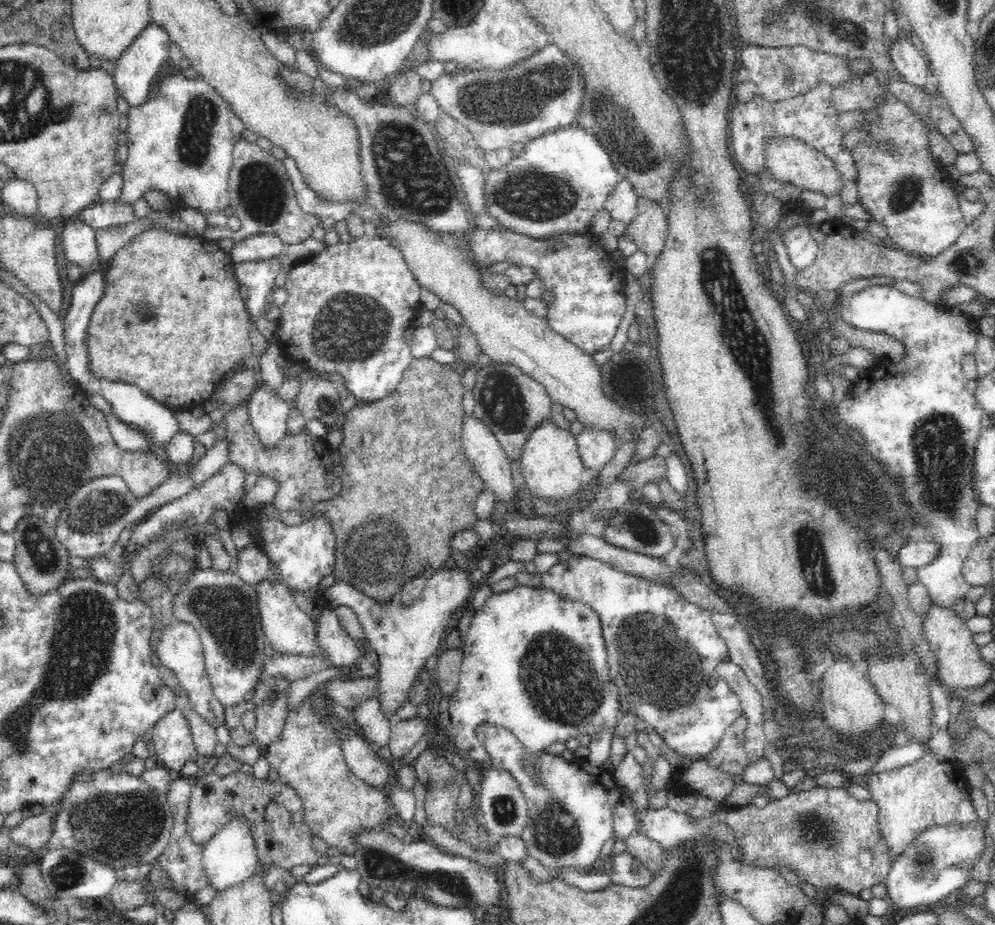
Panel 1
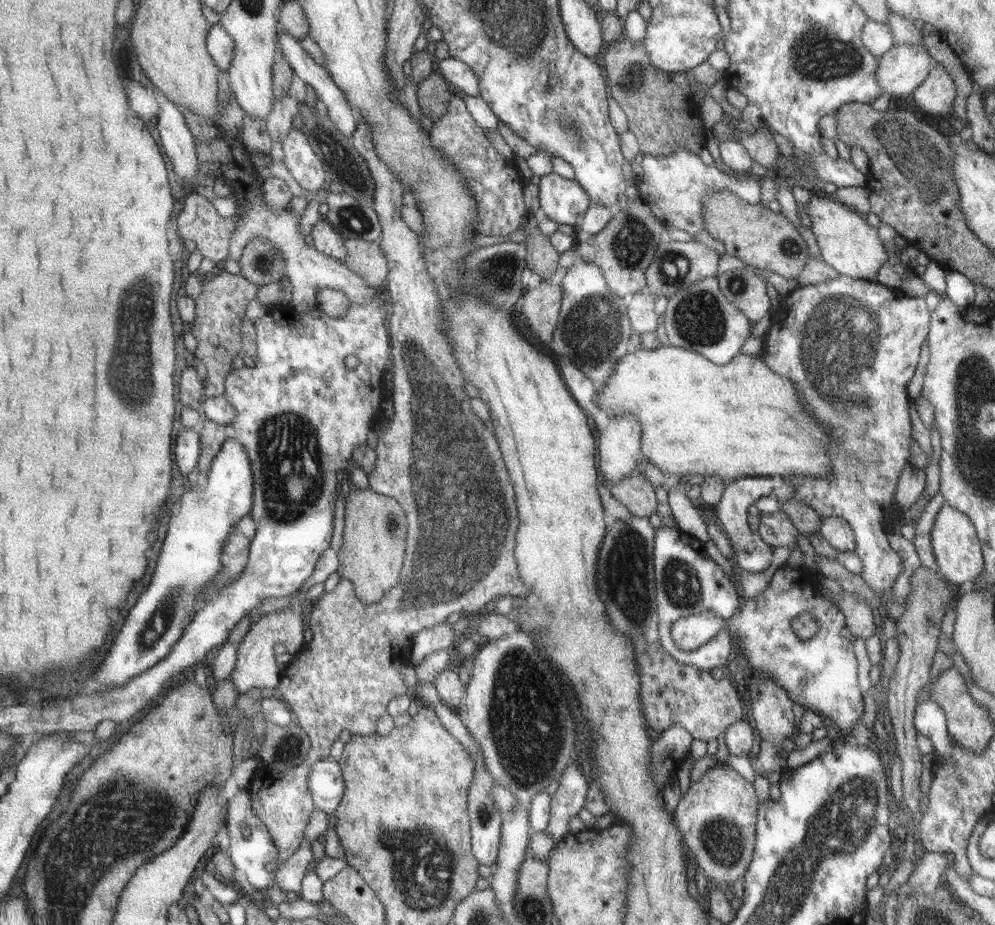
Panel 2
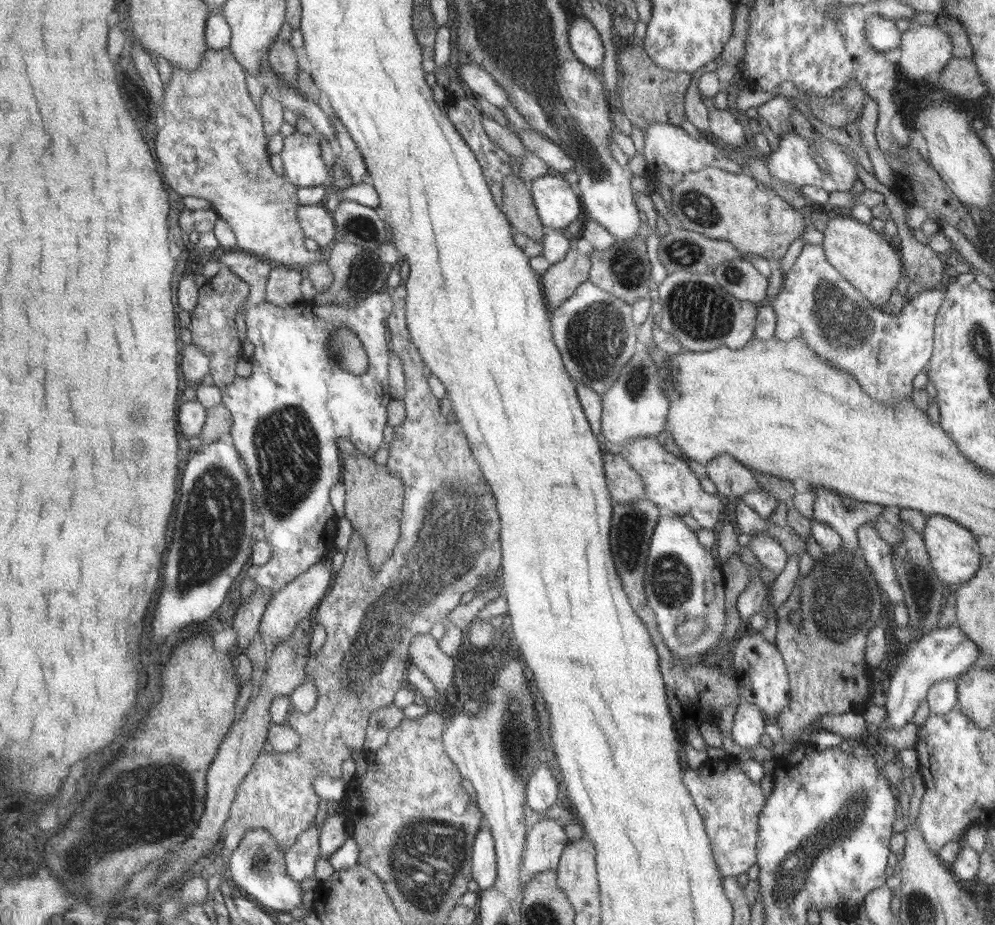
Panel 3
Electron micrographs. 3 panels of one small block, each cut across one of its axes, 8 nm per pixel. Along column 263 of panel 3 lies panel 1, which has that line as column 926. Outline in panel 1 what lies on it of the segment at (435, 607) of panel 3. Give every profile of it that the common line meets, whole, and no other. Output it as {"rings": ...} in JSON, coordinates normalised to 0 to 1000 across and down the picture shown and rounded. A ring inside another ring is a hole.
{"rings":[[[932,813],[927,822],[882,837],[873,836],[865,844],[883,872],[880,894],[883,895],[896,933],[929,896],[939,892],[983,886],[969,834],[962,825],[945,824],[939,814]]]}

